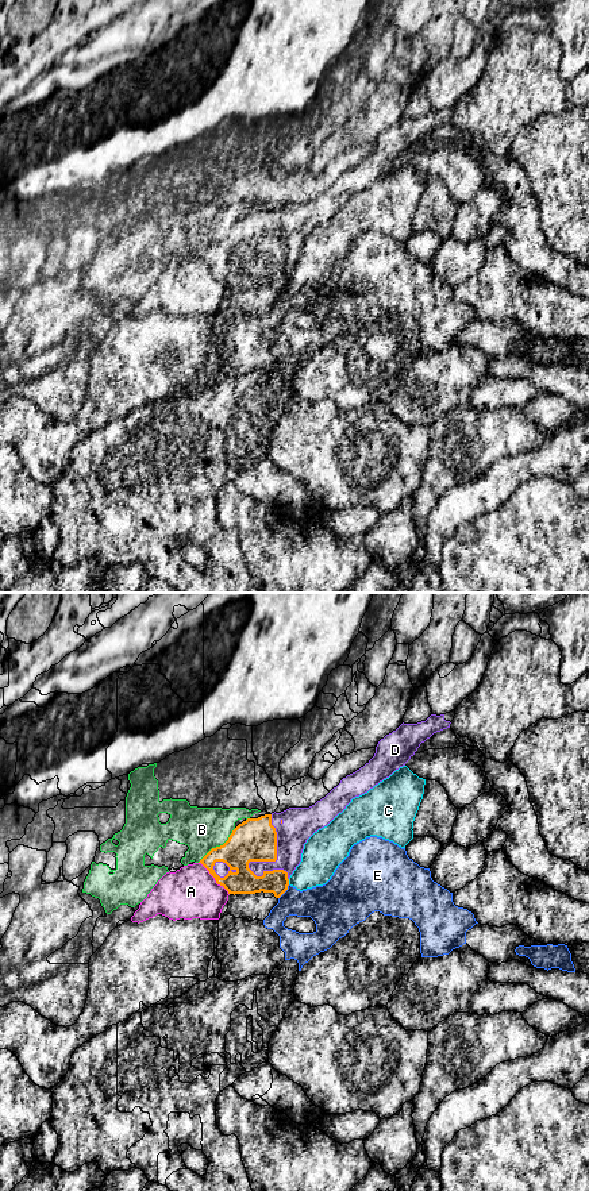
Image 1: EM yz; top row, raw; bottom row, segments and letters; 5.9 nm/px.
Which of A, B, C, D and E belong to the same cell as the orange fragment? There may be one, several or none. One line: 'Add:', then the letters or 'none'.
Add: D

